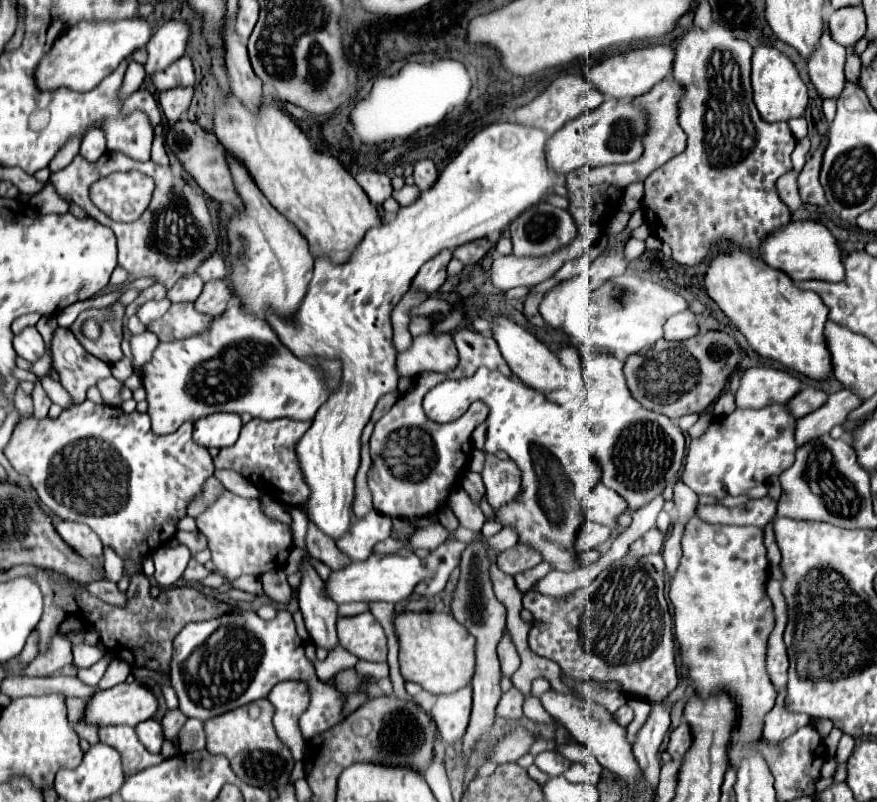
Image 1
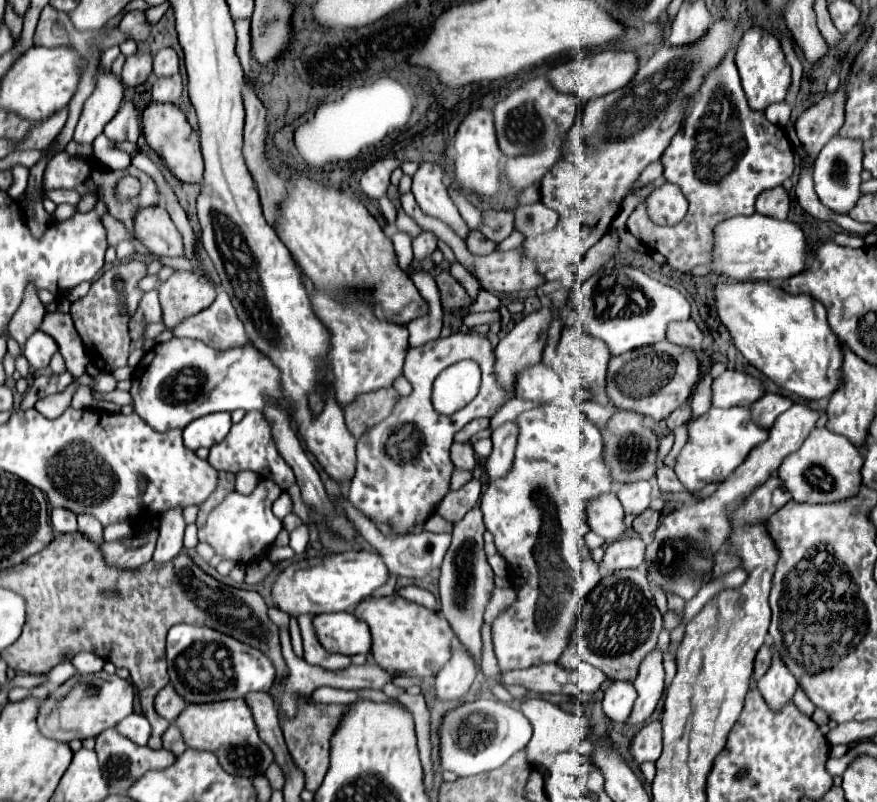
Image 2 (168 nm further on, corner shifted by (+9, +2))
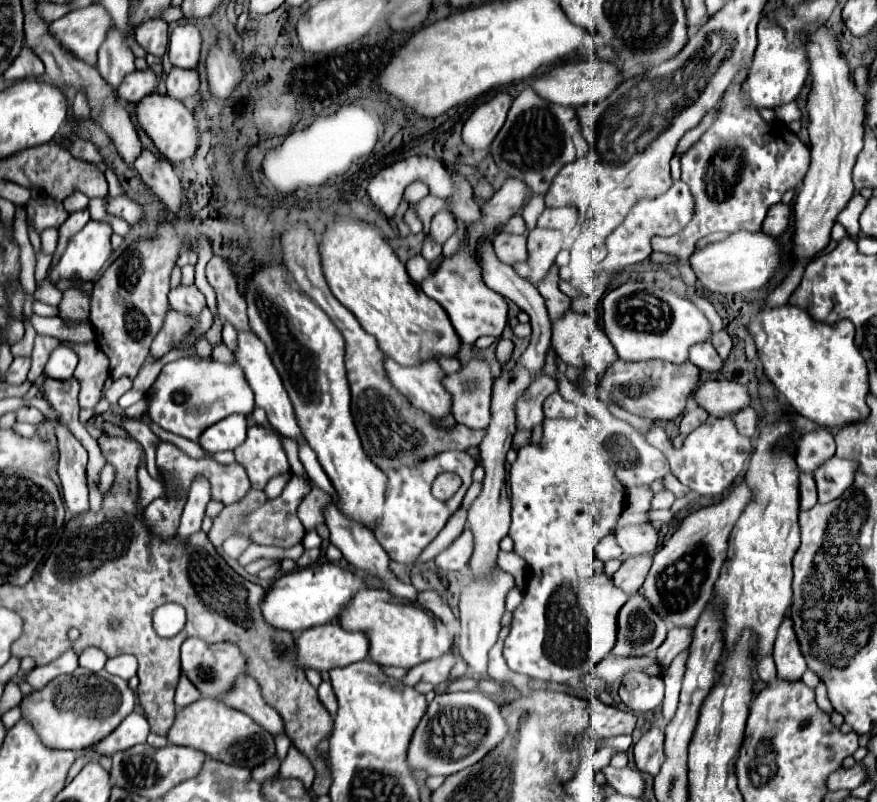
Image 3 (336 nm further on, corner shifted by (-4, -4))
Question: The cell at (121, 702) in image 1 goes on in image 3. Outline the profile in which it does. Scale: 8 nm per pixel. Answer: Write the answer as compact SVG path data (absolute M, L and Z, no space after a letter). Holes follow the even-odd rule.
M76 668L72 674L56 676L52 684L32 692L22 698L20 710L22 718L36 728L40 740L52 750L82 750L102 738L106 738L112 728L116 728L136 704L136 692L128 688L128 682L108 674L106 670L88 672L86 668Z

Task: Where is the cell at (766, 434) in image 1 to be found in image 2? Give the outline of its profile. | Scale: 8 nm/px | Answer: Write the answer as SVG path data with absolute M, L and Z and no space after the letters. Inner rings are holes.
M711 408L707 414L689 424L689 440L677 456L675 474L689 492L703 490L711 482L725 482L737 470L737 466L745 462L753 446L767 440L767 434L767 428L761 428L753 422L749 408Z

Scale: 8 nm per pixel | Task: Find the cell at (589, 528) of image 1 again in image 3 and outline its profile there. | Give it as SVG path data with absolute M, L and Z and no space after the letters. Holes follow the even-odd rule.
M614 534L606 536L598 546L596 546L596 554L602 562L610 560L610 558L622 558L622 552L620 552L620 546L616 544L616 538Z

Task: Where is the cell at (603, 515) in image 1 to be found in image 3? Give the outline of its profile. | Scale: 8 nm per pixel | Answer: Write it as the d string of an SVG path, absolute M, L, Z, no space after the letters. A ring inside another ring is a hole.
M652 524L640 526L626 526L616 532L618 546L622 548L624 556L640 556L640 554L654 554L658 548L658 532Z

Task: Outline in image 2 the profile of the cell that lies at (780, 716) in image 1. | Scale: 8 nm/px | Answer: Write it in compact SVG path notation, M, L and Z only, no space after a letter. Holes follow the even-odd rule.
M773 650L771 668L757 682L757 688L763 694L763 700L767 702L767 706L771 706L771 710L775 710L775 712L779 712L783 706L787 706L797 692L795 678L789 674L789 670L785 668L785 664L781 662L781 658L775 650Z

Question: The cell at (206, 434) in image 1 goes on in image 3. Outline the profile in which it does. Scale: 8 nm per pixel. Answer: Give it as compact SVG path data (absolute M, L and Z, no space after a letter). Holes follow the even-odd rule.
M234 414L226 416L224 420L212 424L212 428L206 428L198 440L198 444L208 452L222 452L222 450L234 450L246 440L246 416Z

